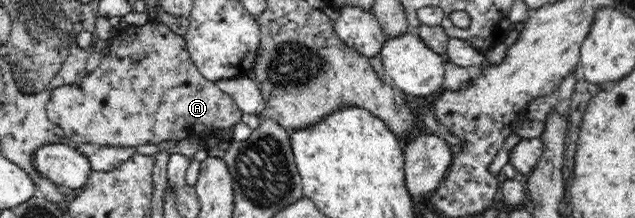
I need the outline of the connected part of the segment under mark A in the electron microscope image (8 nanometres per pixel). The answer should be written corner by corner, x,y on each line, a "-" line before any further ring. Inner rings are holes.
157,20
143,26
129,28
129,34
114,37
111,51
100,65
87,73
78,83
55,88
48,99
47,116
65,131
65,139
75,145
100,144
133,146
159,144
163,140
207,139
214,128
231,130
241,121
242,112
234,100
217,83
207,80
190,58
185,38
176,35

